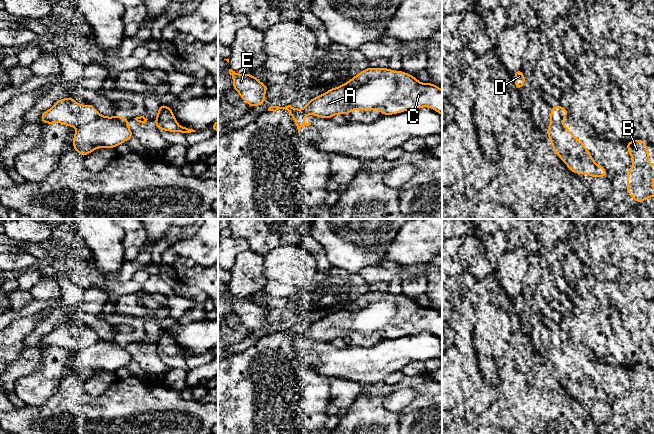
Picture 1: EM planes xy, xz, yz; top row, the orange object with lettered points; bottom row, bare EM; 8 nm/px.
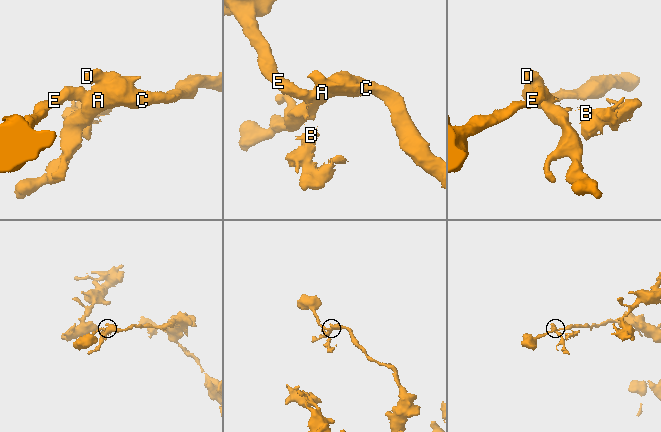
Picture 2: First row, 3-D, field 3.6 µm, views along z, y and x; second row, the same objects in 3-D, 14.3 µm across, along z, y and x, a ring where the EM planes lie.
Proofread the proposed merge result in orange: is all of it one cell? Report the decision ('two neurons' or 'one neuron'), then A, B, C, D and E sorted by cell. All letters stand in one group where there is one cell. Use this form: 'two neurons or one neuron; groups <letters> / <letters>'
one neuron; groups A B C D E

